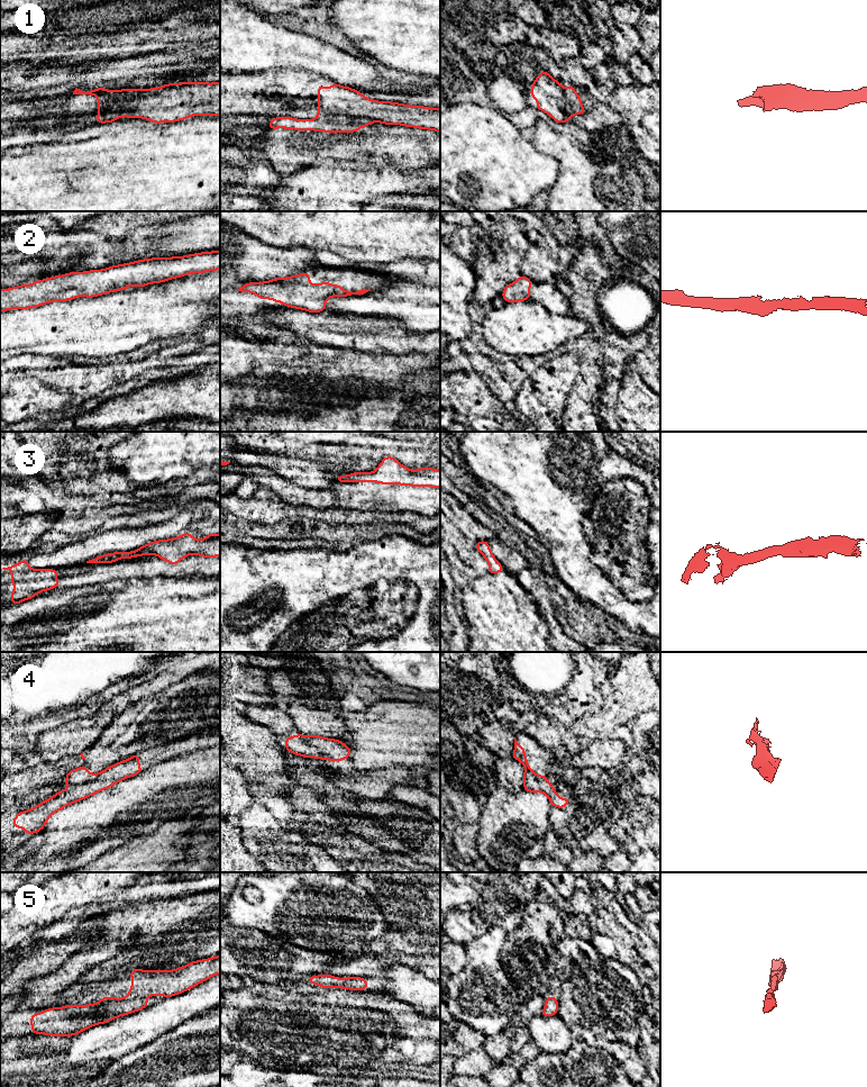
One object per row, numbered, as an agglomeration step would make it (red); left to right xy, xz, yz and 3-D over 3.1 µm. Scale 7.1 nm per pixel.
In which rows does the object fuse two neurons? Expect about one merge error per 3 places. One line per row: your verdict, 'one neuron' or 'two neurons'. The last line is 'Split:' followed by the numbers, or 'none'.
1: two neurons
2: one neuron
3: one neuron
4: two neurons
5: one neuron
Split: 1, 4

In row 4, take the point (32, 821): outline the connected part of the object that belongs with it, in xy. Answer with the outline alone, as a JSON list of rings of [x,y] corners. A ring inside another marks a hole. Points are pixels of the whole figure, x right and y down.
[[[137,753],[106,768],[94,780],[77,785],[67,790],[57,791],[47,800],[37,804],[33,809],[18,813],[12,821],[12,825],[17,828],[24,828],[28,835],[31,835],[42,831],[47,824],[47,819],[54,813],[143,771],[139,766],[139,753]]]

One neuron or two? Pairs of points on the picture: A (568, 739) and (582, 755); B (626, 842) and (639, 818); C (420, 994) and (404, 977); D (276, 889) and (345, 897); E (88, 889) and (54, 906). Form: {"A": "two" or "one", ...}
{"A": "two", "B": "one", "C": "one", "D": "one", "E": "one"}

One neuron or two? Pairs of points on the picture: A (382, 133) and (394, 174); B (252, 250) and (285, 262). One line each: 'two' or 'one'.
A: two
B: one

